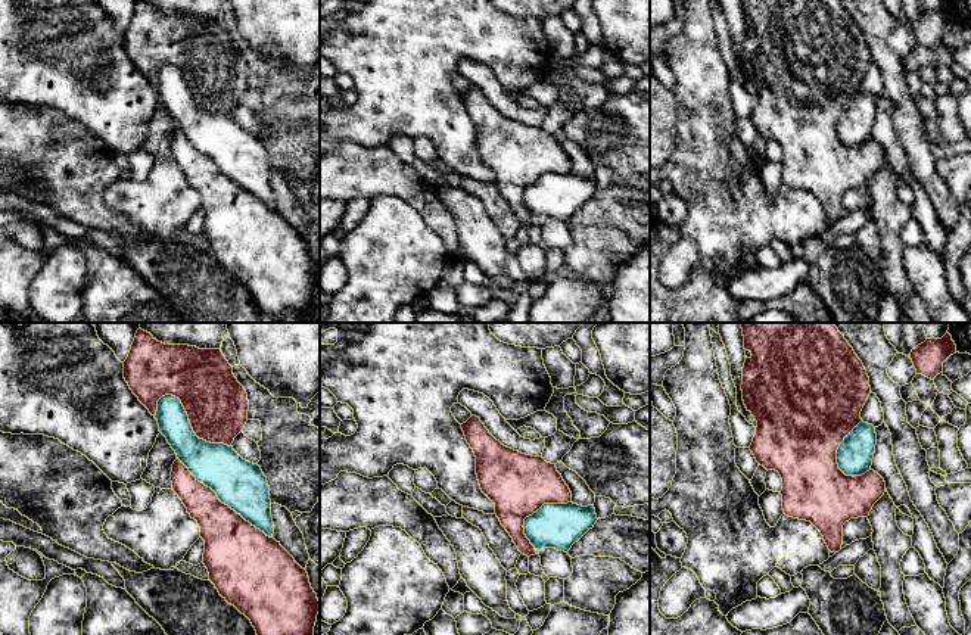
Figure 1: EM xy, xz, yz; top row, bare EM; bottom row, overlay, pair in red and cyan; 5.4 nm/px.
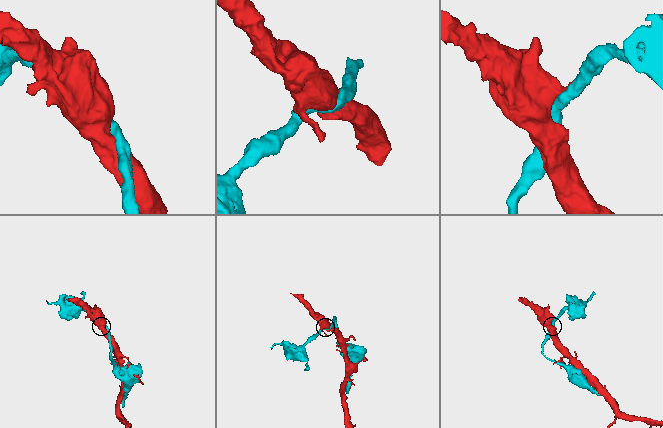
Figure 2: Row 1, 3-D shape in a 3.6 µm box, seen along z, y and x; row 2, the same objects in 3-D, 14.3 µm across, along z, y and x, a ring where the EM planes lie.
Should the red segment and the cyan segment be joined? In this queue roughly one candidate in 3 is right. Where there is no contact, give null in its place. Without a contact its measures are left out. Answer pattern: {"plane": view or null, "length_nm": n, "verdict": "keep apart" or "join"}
{"plane": "xy", "length_nm": 480, "verdict": "keep apart"}

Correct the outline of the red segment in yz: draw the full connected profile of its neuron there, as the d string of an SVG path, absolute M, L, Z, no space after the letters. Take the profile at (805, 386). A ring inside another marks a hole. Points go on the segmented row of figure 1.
M741 323L744 349L751 352L743 367L743 401L757 421L750 445L756 461L775 470L782 479L782 510L793 519L810 522L824 536L831 552L843 545L843 525L868 517L884 495L886 482L874 470L862 476L846 476L837 464L837 449L862 421L860 411L871 393L869 377L853 348L832 323Z

